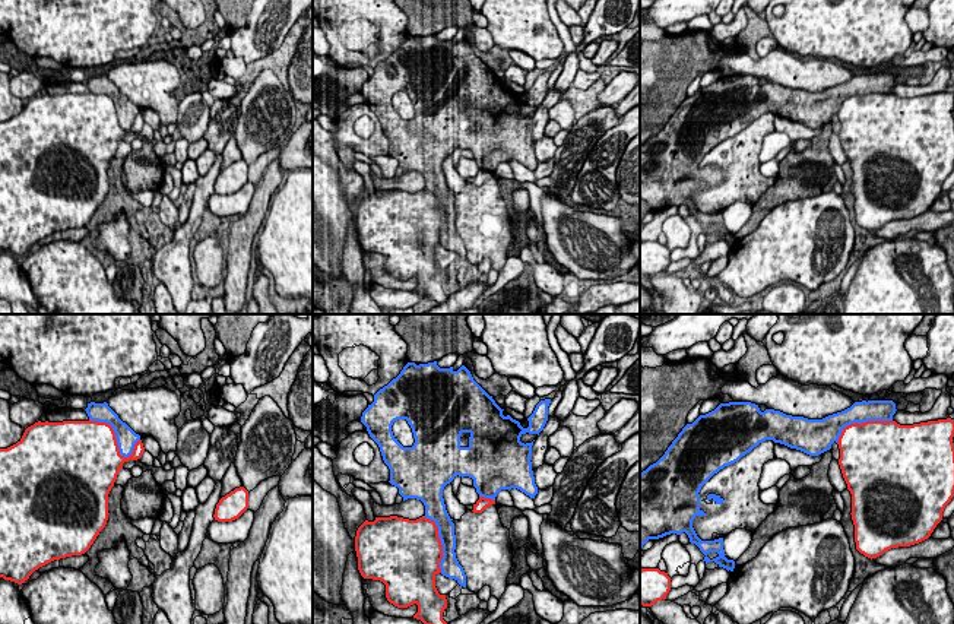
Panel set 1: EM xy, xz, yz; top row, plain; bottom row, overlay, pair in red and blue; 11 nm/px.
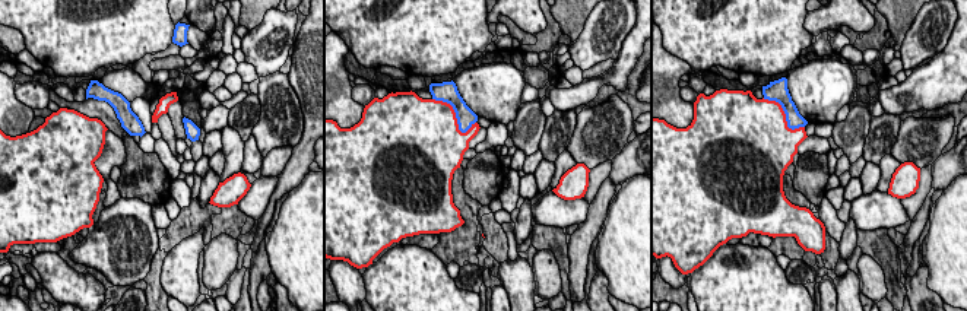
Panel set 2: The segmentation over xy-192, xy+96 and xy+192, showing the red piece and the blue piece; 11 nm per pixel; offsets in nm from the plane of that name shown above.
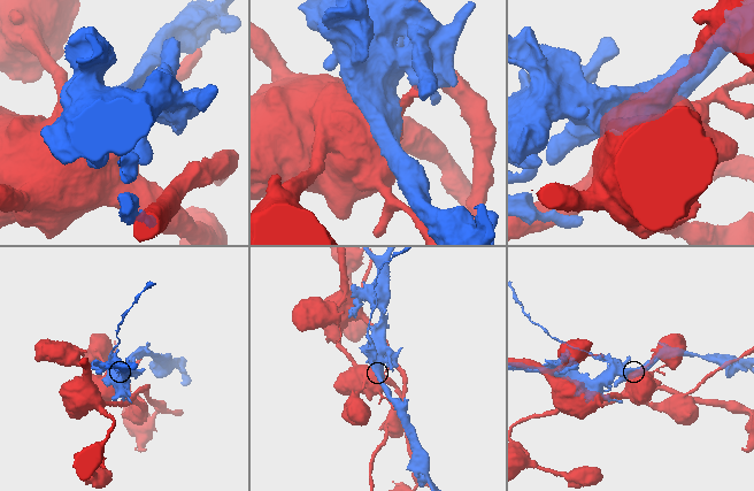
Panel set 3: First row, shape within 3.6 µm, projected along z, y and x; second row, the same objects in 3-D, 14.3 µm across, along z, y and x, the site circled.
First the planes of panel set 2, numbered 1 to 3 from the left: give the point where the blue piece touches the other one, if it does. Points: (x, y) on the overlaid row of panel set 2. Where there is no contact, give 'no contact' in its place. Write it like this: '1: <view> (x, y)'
1: no contact
2: xy+96 (455, 117)
3: xy+192 (785, 116)

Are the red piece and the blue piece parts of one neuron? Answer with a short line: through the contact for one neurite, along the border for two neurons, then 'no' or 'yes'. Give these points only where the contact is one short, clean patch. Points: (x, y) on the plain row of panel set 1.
no

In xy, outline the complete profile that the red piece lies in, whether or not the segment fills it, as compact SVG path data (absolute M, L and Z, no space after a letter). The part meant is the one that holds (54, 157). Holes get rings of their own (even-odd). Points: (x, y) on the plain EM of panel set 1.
M35 95L22 111L0 121L0 250L25 256L39 240L85 227L108 193L108 167L123 136L145 124L142 113L129 130L120 127L107 95Z

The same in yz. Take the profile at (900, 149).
M954 92L900 98L896 94L850 96L839 110L839 137L852 167L856 222L868 231L931 209L954 170Z

